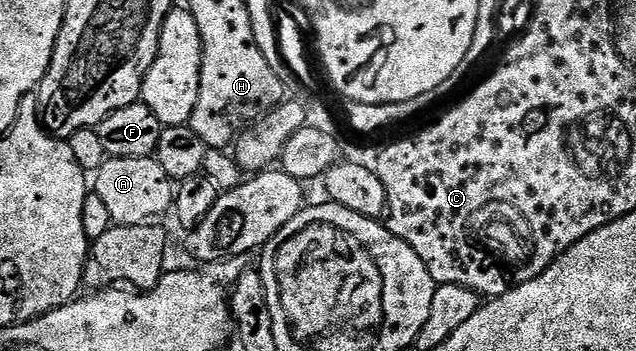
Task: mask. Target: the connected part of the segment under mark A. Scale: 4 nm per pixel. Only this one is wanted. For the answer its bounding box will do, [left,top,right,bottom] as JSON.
[92,156,176,225]

